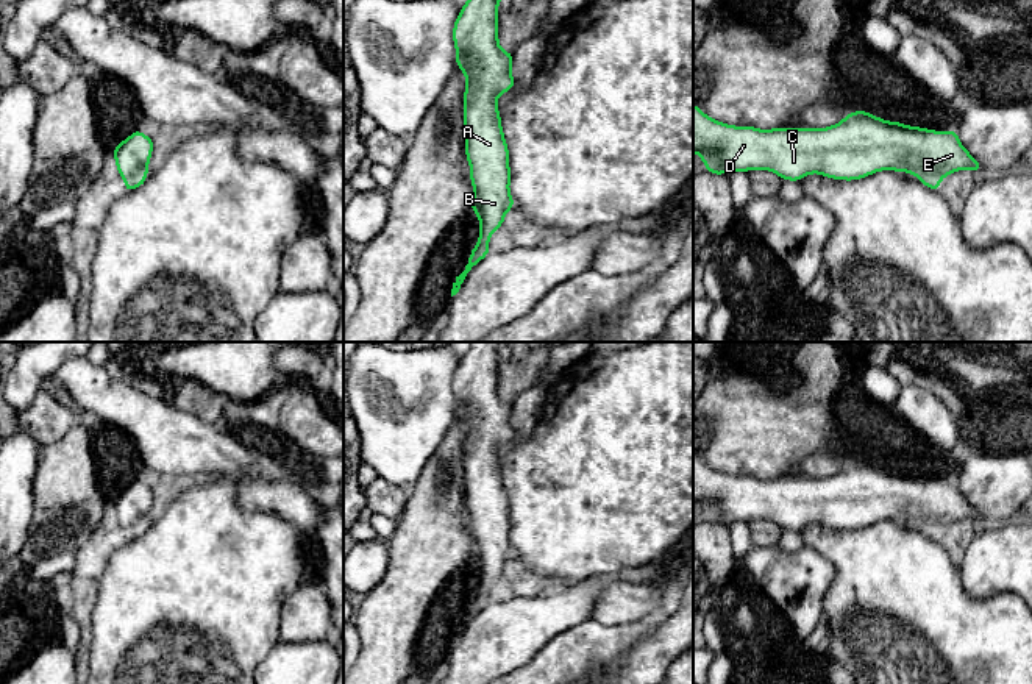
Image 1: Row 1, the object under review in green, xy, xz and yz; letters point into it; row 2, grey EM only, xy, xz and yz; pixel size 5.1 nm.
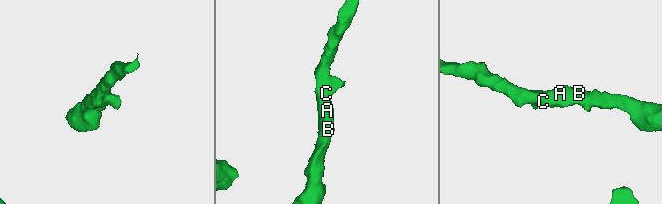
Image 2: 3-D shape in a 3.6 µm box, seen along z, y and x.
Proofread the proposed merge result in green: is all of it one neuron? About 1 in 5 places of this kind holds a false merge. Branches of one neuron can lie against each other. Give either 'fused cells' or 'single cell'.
single cell

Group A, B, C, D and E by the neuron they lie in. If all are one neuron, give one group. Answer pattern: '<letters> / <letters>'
A B C D E

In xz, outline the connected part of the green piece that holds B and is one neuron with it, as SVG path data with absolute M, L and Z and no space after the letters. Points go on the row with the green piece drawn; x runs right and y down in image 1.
M468 0L453 27L456 67L467 80L462 114L473 184L470 209L476 212L481 231L465 270L453 283L451 297L459 292L467 273L490 253L492 233L515 206L509 192L509 148L496 106L496 98L515 86L511 75L514 52L500 48L498 14L498 0Z

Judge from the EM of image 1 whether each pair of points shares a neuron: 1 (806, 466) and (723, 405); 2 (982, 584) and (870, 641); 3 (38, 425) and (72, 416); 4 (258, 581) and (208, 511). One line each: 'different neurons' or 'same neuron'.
1: different neurons
2: different neurons
3: same neuron
4: same neuron

